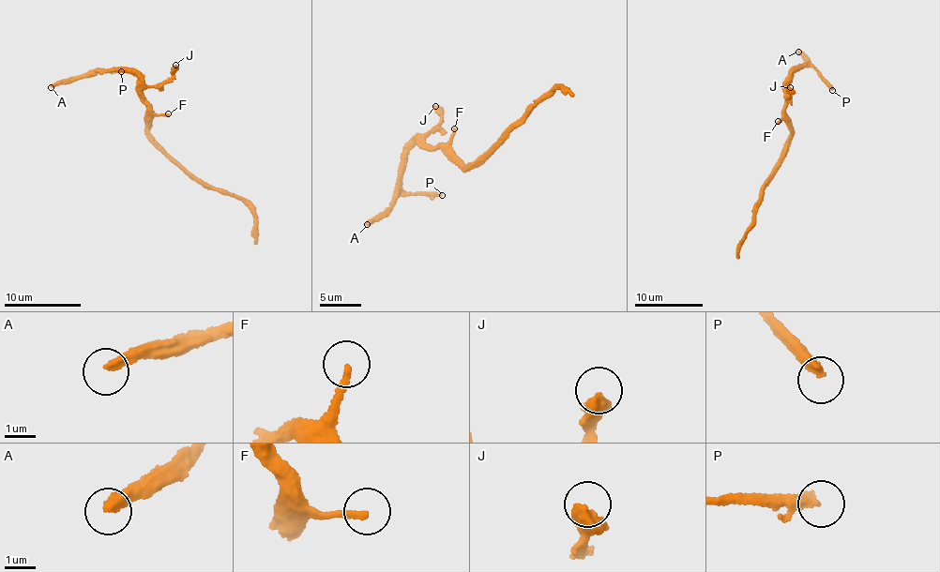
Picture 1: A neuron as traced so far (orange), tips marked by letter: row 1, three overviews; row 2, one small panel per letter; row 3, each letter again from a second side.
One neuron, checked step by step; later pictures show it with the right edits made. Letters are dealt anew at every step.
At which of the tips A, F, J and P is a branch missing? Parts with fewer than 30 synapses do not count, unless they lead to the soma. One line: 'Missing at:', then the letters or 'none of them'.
Missing at: A, F, J

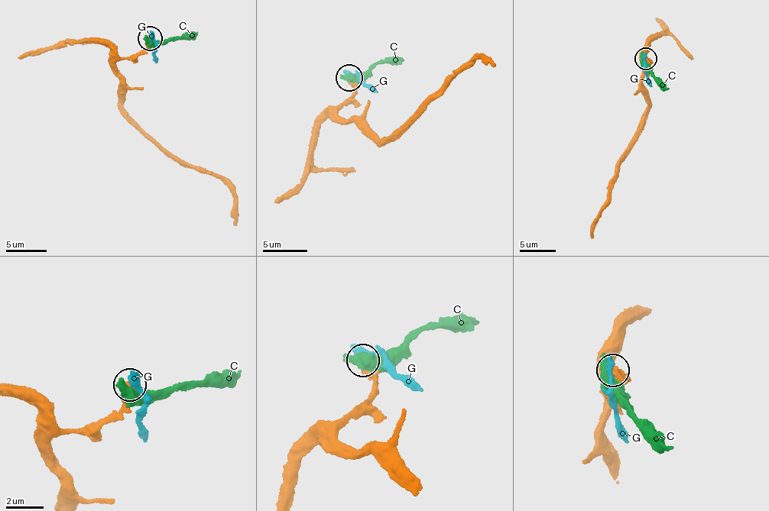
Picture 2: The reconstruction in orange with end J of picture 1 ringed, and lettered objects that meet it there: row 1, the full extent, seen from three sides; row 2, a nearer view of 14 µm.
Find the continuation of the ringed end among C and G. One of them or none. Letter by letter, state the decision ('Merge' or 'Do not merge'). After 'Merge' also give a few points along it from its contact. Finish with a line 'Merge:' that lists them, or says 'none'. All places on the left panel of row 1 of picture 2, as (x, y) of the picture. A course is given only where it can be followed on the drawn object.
C: Do not merge
G: Do not merge
Merge: none

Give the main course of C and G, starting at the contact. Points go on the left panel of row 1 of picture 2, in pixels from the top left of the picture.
C: (148, 43), (176, 39), (197, 32)
G: (149, 37), (157, 62)

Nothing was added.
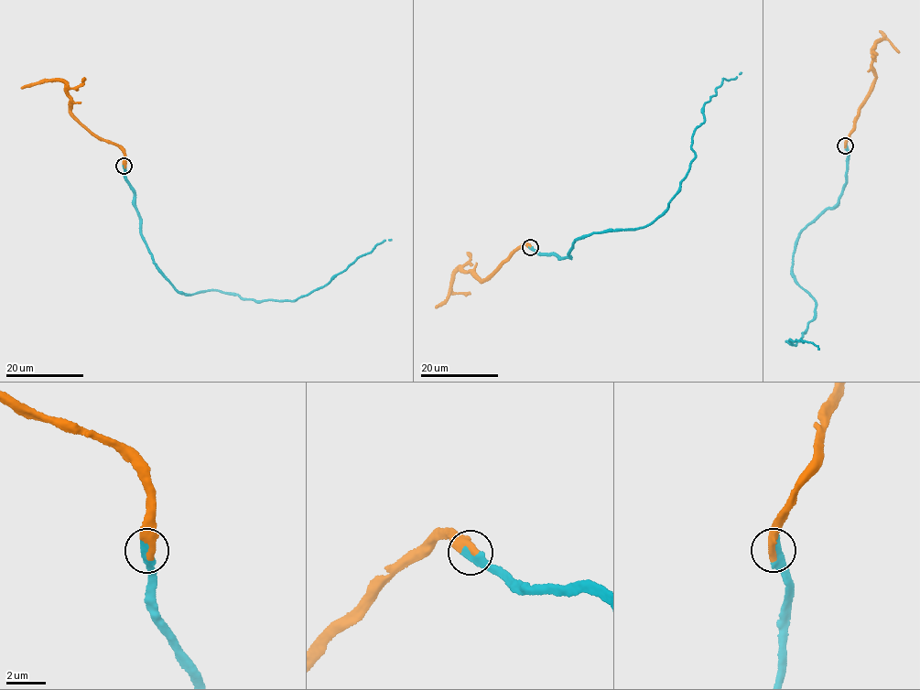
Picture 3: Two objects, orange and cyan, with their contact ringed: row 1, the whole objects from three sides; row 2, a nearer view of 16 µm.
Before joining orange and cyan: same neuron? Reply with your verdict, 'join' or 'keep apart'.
join

